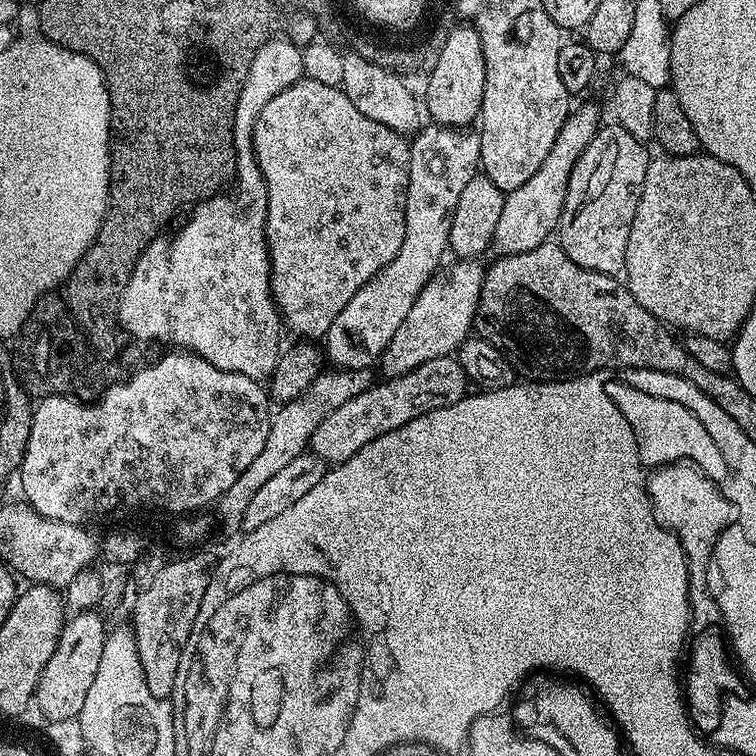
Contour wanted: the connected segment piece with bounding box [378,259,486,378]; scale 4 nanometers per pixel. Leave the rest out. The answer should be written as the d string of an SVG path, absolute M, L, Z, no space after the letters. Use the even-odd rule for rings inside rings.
M457 259L455 263L453 268L445 267L432 277L422 294L418 294L414 306L410 306L406 322L402 322L394 338L390 338L378 361L378 368L385 372L385 377L401 376L422 366L422 362L452 356L462 346L462 342L473 335L486 268L483 263L480 265L479 259Z

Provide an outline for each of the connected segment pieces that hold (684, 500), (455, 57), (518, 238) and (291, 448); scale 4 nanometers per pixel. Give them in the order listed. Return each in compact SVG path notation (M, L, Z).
M687 462L679 464L667 463L655 469L648 479L648 496L651 498L655 517L662 526L672 527L682 535L687 554L688 589L690 590L691 609L693 617L689 631L699 635L702 630L717 627L721 623L720 611L714 596L709 592L708 572L709 562L713 554L713 546L717 538L731 524L735 516L735 503L722 494L721 490L700 472L700 468Z
M467 22L457 23L446 38L440 55L436 57L436 64L431 67L427 76L428 89L424 92L425 98L428 99L428 108L426 104L427 115L429 112L435 123L444 124L448 128L467 129L469 126L475 125L480 114L482 94L486 86L486 62L482 54L480 31Z
M584 104L581 108L573 107L569 111L566 122L554 142L550 146L550 154L542 161L538 174L533 174L518 190L507 193L502 206L502 215L498 217L498 227L494 229L491 251L497 257L520 254L526 250L534 250L545 243L548 236L557 231L560 215L566 202L566 190L570 182L570 174L578 162L578 158L590 146L602 127L600 108L596 104Z
M362 368L325 370L312 383L312 387L304 391L301 396L294 398L289 404L280 404L277 412L275 409L271 413L266 434L266 446L262 446L258 458L254 458L254 462L250 462L250 466L246 466L246 470L242 470L238 482L234 482L234 486L230 486L227 494L220 497L218 501L220 520L224 523L226 531L241 531L246 506L250 506L254 494L258 494L258 490L270 478L274 478L274 474L280 473L289 462L294 462L294 458L305 455L306 449L312 443L312 435L318 422L322 422L322 418L326 418L326 414L338 410L338 406L342 406L342 402L350 402L350 398L354 398L372 387L374 383L372 374L371 371Z

